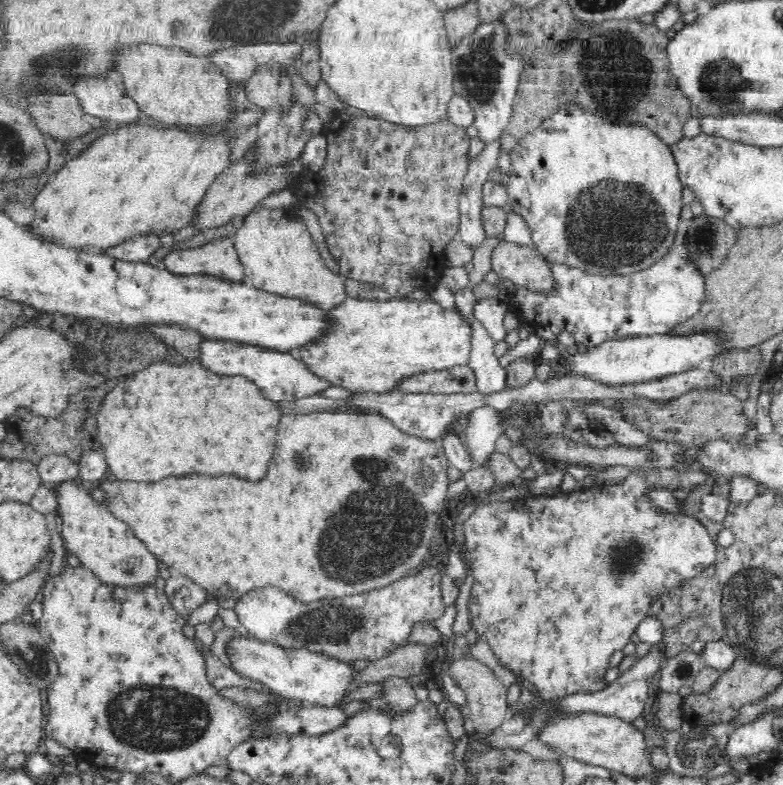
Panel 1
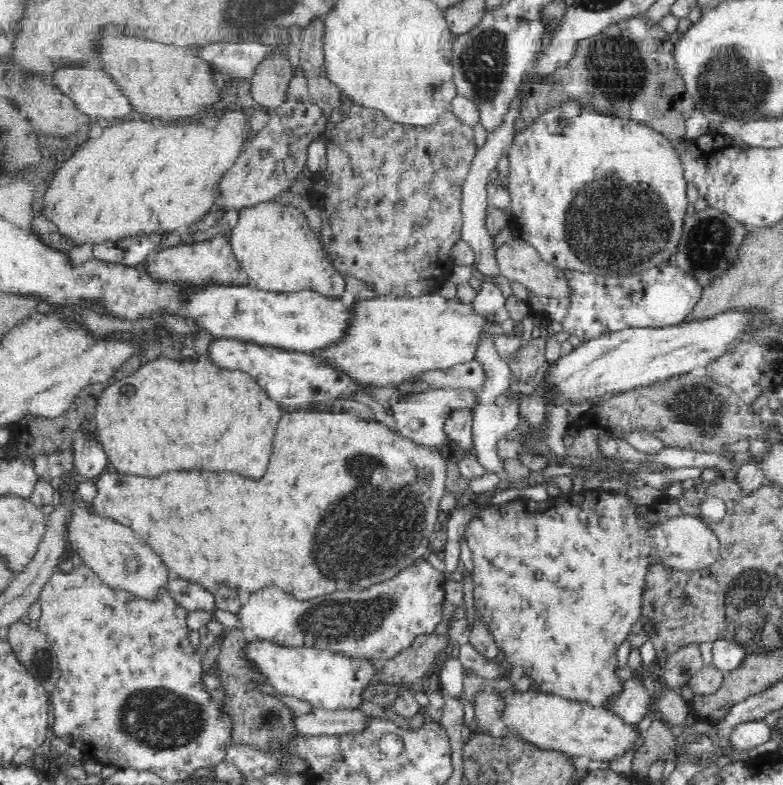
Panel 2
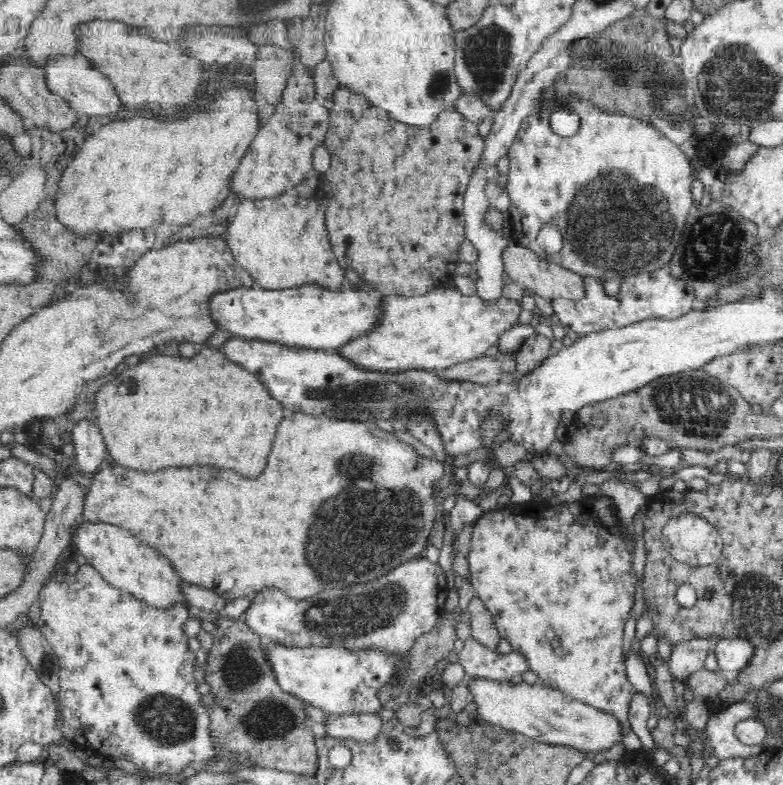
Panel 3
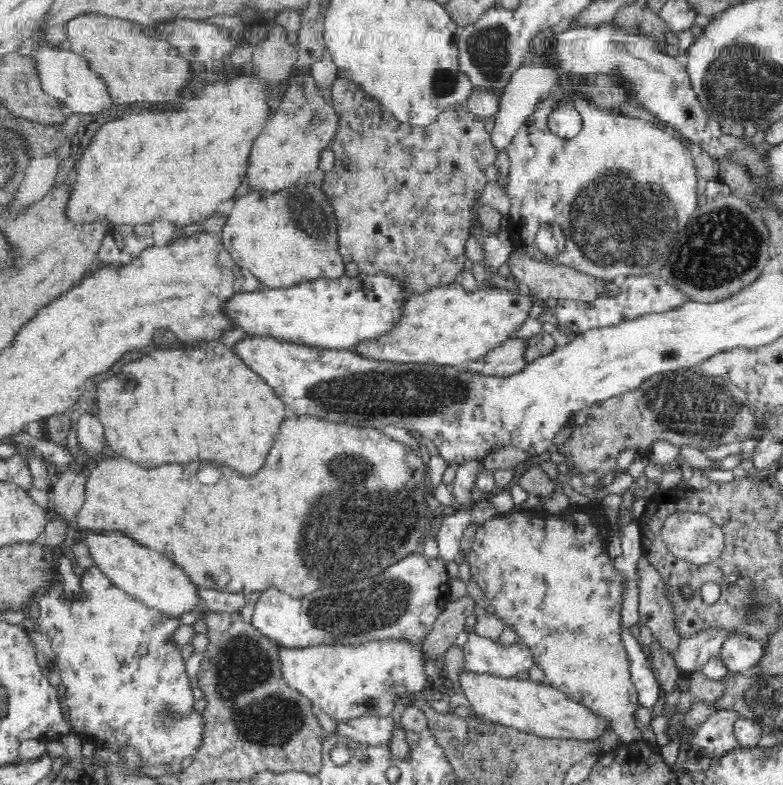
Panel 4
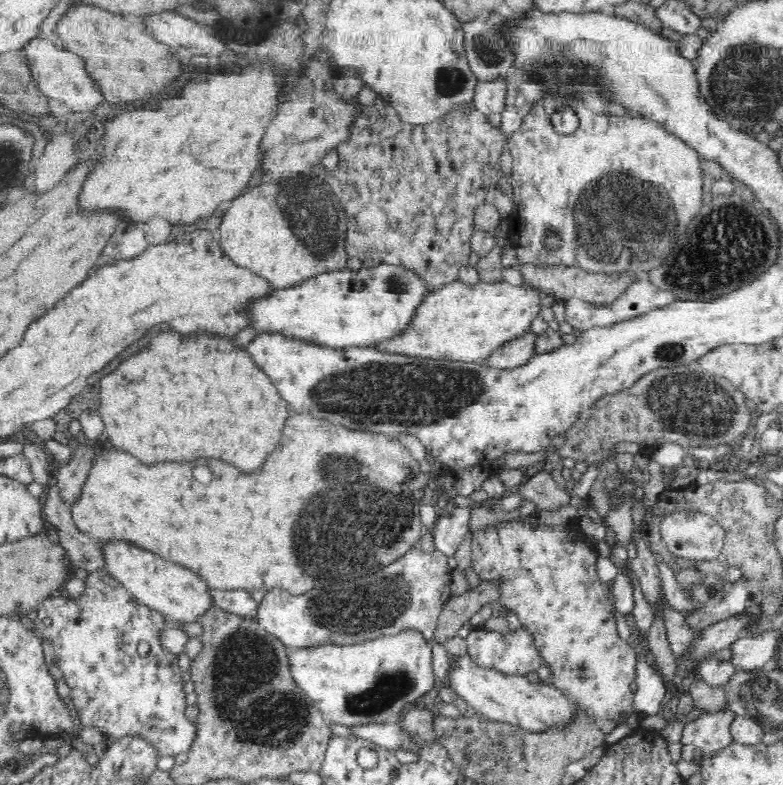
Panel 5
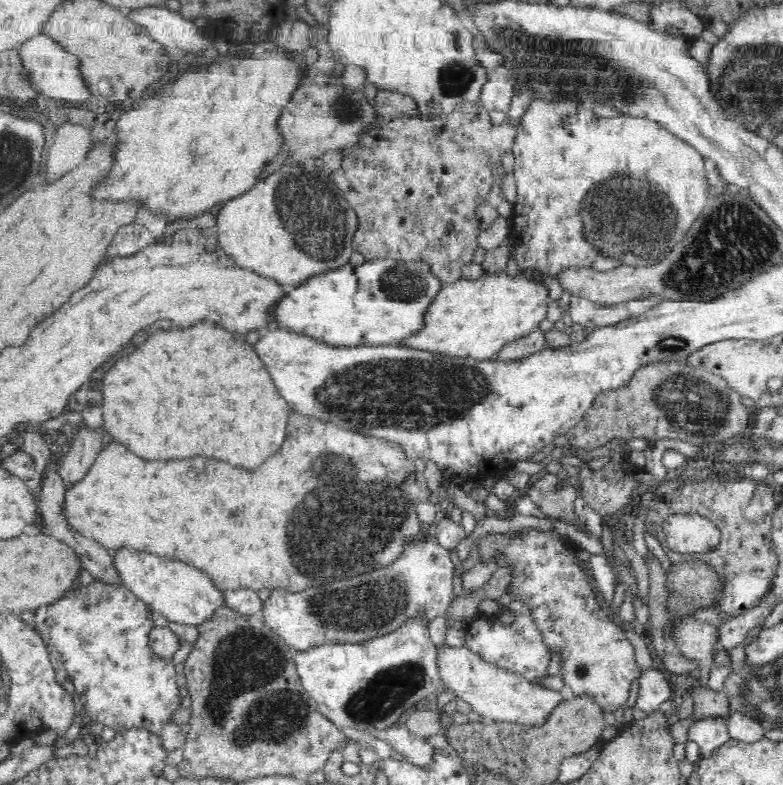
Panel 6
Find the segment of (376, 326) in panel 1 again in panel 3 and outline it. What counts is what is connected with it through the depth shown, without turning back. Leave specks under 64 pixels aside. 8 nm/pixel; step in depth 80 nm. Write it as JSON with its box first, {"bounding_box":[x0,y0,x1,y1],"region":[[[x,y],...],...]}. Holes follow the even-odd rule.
{"bounding_box":[338,285,520,369],"region":[[[449,285],[434,287],[422,296],[387,295],[382,324],[368,336],[342,346],[338,353],[364,369],[446,369],[488,354],[498,346],[500,336],[520,322],[520,314],[520,300],[502,294],[486,301],[477,292],[466,296]]]}

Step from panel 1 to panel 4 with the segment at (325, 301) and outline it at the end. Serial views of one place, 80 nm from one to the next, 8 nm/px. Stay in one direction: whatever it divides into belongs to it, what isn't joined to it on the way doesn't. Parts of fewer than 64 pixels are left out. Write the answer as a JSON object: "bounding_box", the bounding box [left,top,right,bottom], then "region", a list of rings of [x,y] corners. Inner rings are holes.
{"bounding_box":[221,181,346,288],"region":[[[300,181],[281,191],[252,189],[233,201],[221,243],[234,262],[257,276],[264,288],[290,288],[308,280],[344,274],[346,262],[338,243],[340,223],[322,186],[307,186]]]}

